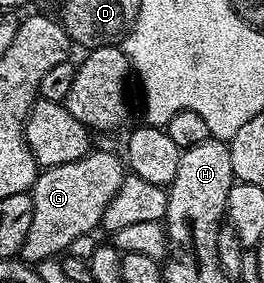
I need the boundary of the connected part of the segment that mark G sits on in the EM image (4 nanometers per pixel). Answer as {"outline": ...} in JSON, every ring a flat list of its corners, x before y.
{"outline":[[90,149,87,156,71,160,67,164,44,167,33,182,34,214,31,216,31,232,19,255,20,261,36,264,68,251,76,237,90,234,102,223,107,204,119,192,127,177,127,166,120,153]]}

